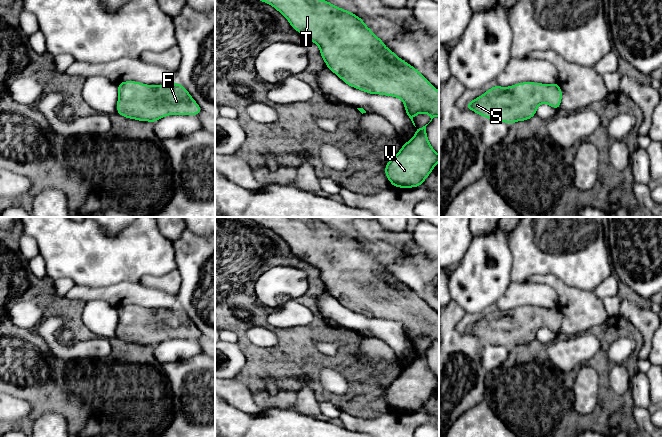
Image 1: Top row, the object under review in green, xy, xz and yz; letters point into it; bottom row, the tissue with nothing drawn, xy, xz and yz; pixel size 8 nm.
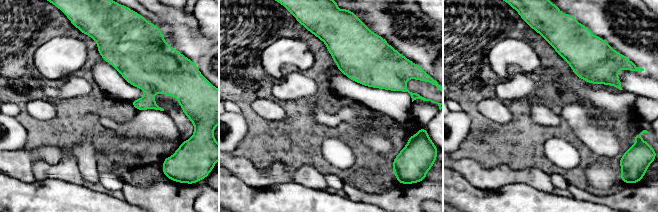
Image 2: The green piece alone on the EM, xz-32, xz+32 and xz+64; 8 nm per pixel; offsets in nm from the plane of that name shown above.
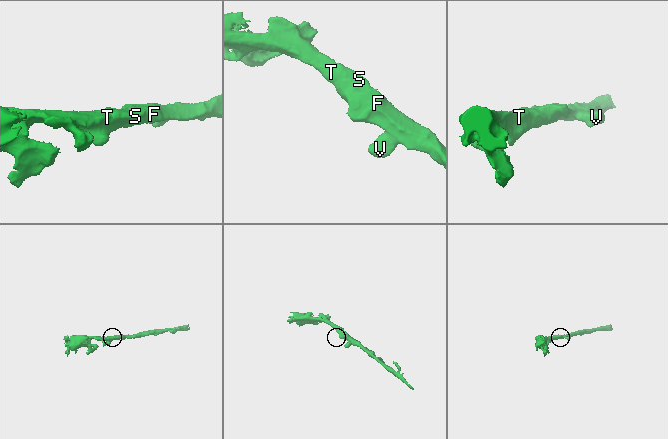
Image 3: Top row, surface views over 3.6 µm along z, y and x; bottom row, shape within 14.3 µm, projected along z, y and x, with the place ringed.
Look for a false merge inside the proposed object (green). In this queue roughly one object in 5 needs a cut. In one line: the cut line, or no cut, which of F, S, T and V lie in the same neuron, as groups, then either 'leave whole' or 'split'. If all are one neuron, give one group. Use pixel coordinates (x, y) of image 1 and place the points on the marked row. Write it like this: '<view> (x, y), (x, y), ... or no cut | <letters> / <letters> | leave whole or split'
no cut | F S T V | leave whole

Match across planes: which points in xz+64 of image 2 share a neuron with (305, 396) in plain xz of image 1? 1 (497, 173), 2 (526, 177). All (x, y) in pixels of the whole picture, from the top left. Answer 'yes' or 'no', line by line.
1: yes
2: yes

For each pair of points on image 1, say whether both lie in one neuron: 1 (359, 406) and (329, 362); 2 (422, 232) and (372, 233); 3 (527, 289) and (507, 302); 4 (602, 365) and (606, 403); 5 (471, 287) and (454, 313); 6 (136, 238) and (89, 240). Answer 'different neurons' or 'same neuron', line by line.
1: same neuron
2: different neurons
3: same neuron
4: same neuron
5: different neurons
6: same neuron

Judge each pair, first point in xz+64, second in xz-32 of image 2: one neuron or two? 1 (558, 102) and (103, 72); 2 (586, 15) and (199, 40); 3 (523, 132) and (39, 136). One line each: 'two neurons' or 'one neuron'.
1: two neurons
2: one neuron
3: one neuron

